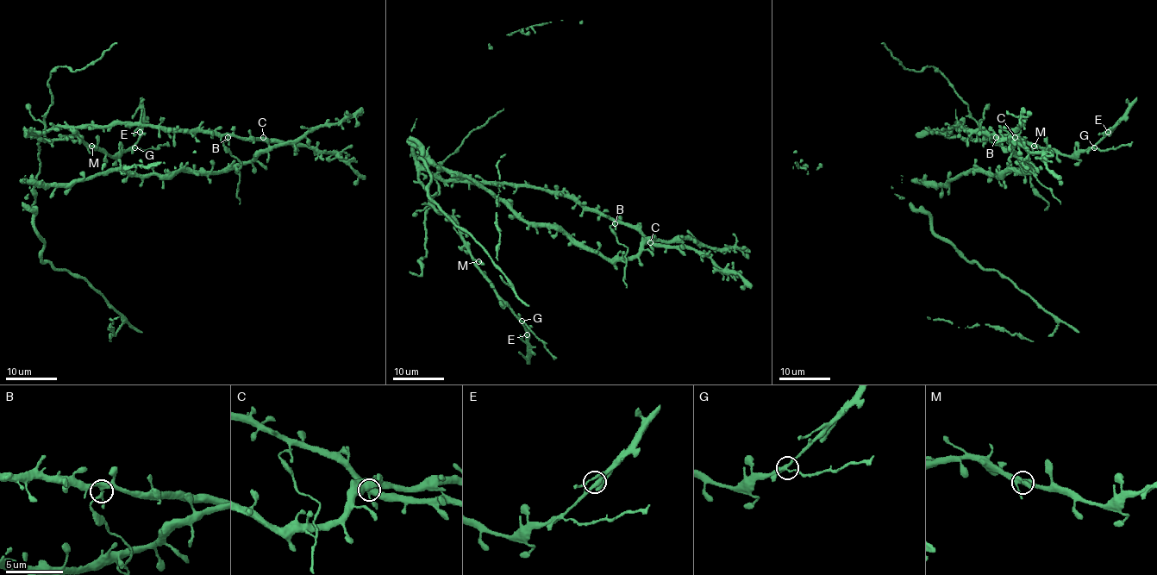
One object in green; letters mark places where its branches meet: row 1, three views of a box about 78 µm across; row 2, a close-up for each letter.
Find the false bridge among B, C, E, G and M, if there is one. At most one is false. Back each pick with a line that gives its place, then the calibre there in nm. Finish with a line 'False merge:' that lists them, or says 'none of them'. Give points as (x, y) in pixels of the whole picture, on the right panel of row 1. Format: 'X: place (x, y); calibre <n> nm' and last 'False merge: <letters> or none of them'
B: place (996, 137); calibre 280 nm
False merge: B

